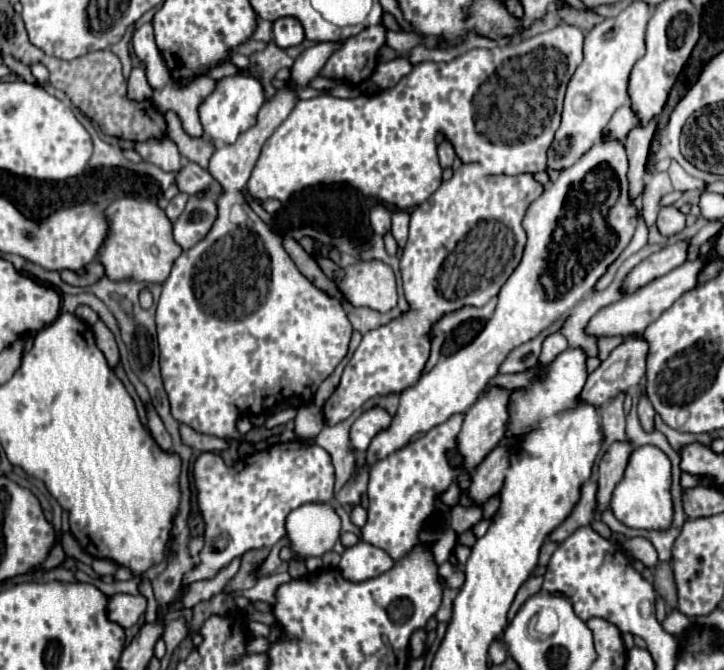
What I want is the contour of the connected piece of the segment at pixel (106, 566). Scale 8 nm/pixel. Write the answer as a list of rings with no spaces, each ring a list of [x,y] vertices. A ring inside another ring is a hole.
[[[94,560],[92,564],[93,570],[98,573],[100,576],[104,575],[113,575],[118,569],[118,565],[111,560]]]

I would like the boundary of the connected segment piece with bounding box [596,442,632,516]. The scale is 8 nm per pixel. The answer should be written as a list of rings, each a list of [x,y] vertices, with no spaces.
[[[612,444],[608,452],[602,456],[602,462],[598,466],[598,492],[596,492],[596,516],[600,516],[608,506],[612,492],[616,484],[622,480],[622,474],[626,470],[628,458],[632,452],[632,444]]]

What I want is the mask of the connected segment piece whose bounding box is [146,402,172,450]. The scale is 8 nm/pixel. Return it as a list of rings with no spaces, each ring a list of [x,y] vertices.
[[[150,402],[150,404],[146,404],[146,416],[148,416],[148,428],[150,428],[150,432],[152,432],[154,440],[160,444],[160,448],[162,448],[162,450],[170,450],[170,448],[172,448],[170,434],[168,434],[168,430],[164,428],[164,424],[162,424],[160,416],[156,414],[156,410],[154,410],[152,402]]]

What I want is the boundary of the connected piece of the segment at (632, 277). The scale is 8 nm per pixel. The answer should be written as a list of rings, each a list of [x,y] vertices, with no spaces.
[[[686,242],[670,244],[654,254],[650,254],[646,260],[642,260],[622,282],[622,294],[634,294],[638,288],[646,286],[648,282],[668,274],[676,266],[680,266],[686,260]]]

